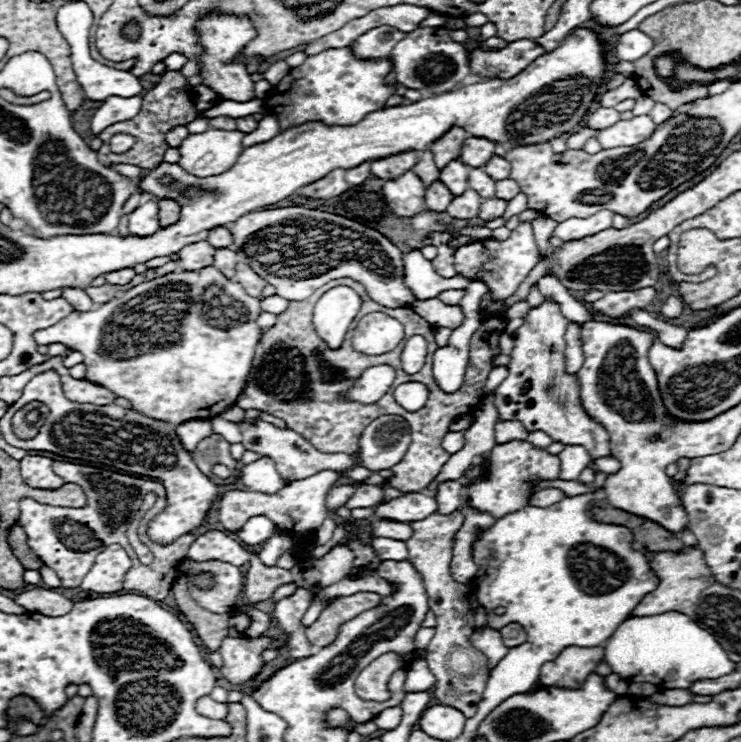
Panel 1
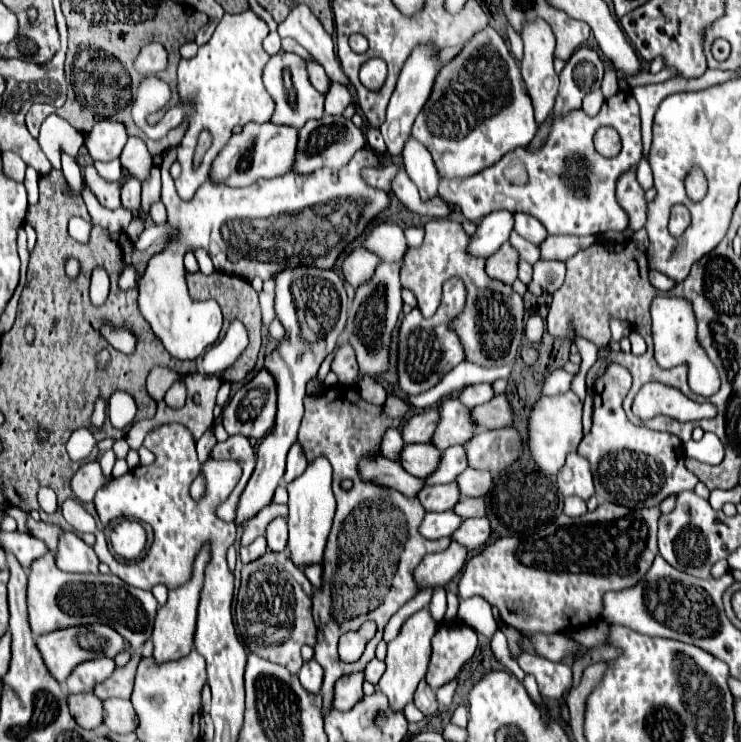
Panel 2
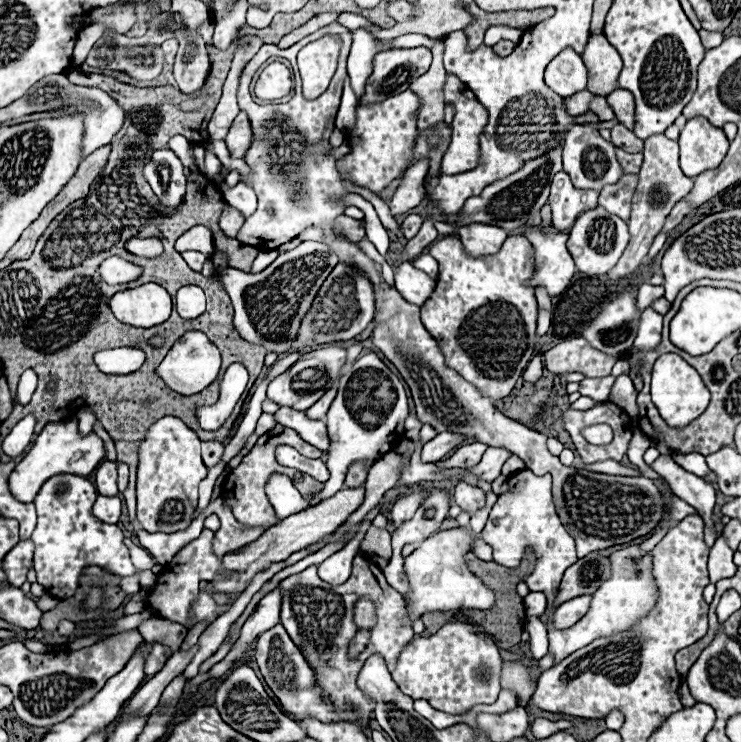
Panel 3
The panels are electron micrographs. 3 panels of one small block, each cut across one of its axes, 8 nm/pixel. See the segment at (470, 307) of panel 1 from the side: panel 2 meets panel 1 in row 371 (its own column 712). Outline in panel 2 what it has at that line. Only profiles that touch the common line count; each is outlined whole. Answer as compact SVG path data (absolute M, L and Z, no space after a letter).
M706 432L700 442L694 442L694 440L686 442L684 452L688 458L700 460L704 464L720 464L724 458L724 444L716 434Z

